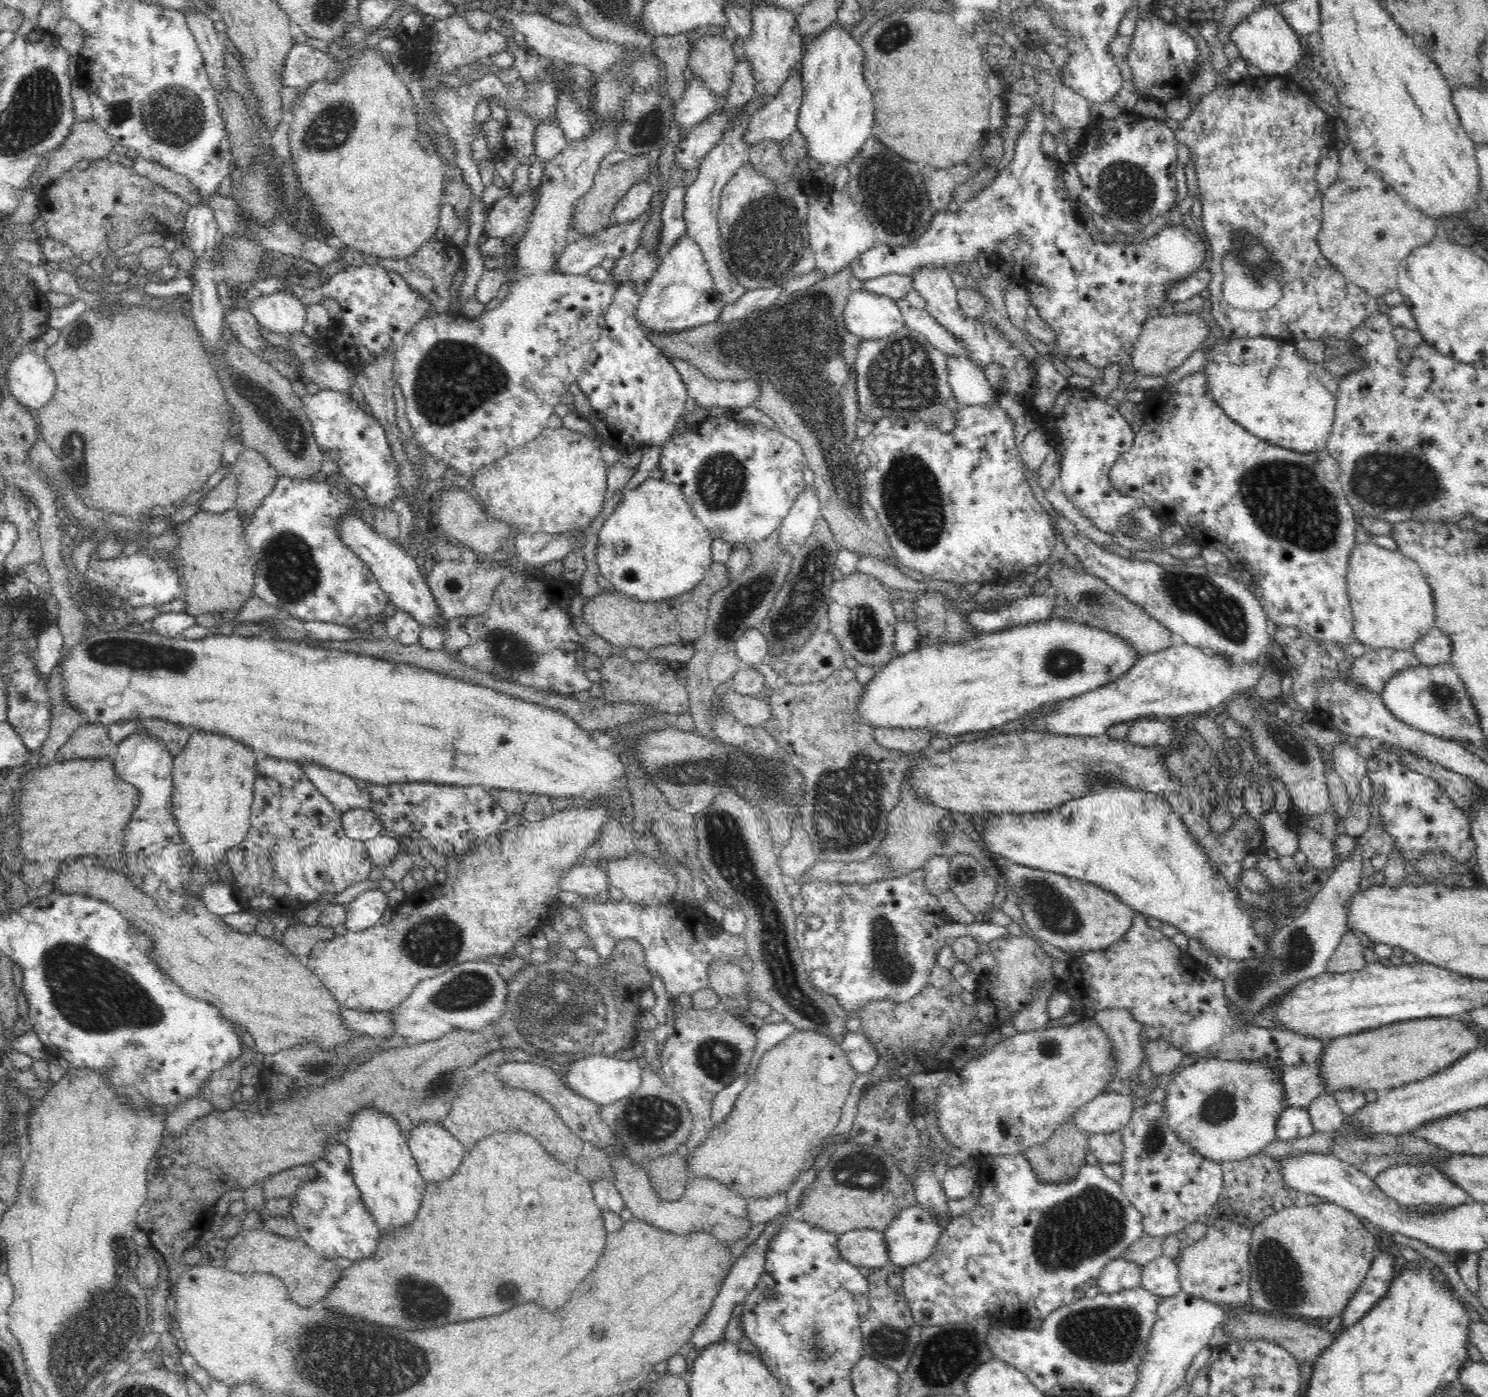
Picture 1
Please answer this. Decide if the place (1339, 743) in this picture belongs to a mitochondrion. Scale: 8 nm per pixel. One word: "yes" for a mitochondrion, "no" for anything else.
no

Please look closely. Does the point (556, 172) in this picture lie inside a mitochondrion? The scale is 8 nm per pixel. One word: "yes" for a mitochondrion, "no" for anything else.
no

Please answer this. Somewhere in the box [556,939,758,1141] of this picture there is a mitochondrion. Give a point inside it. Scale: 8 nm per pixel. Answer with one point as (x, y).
(716, 1059)

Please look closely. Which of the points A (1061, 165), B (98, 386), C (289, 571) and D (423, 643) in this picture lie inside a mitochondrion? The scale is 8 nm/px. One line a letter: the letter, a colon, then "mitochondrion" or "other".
A: other
B: other
C: mitochondrion
D: other

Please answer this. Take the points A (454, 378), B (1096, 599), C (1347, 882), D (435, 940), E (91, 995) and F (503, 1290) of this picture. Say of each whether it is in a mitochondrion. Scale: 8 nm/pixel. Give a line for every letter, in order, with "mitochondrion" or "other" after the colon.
A: mitochondrion
B: mitochondrion
C: other
D: mitochondrion
E: mitochondrion
F: mitochondrion

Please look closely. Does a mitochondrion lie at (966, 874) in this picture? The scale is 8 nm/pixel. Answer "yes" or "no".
yes

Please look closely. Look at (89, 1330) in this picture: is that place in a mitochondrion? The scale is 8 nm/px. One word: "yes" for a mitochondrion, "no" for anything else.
yes

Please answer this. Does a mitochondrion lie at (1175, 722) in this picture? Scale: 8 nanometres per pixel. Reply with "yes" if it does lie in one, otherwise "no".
no

